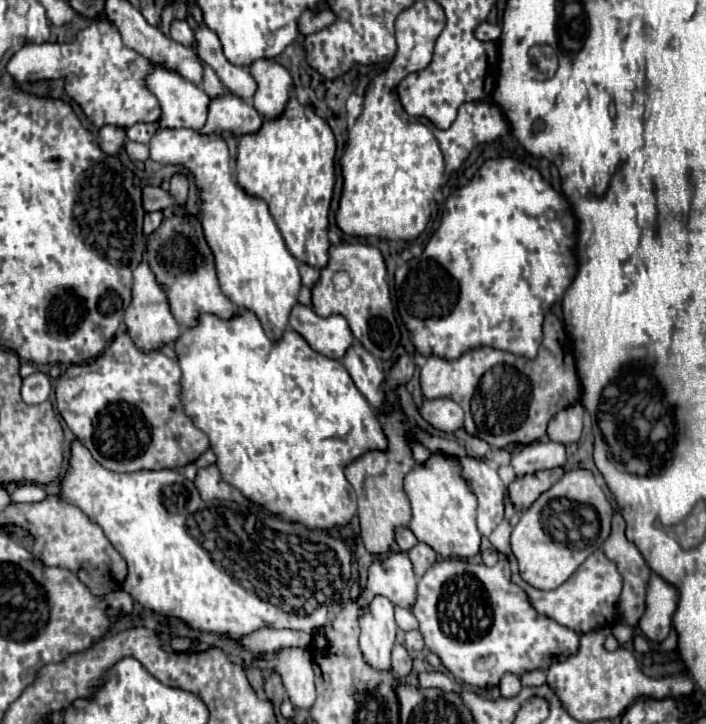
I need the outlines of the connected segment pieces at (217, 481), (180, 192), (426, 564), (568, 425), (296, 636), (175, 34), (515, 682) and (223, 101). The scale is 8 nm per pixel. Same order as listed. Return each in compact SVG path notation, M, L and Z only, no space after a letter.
M207 465L197 469L195 487L201 495L201 499L225 499L225 501L237 501L249 505L249 501L227 481L223 481L217 465Z
M175 173L171 177L171 191L173 191L173 197L177 199L177 203L185 203L185 199L188 197L189 181L184 173Z
M419 543L417 547L413 547L409 551L409 559L413 561L413 569L419 577L425 575L425 571L429 571L429 567L433 567L437 563L437 553L425 545L425 543Z
M575 403L565 411L559 411L549 423L549 429L547 429L549 439L563 445L577 443L583 429L583 415L585 415L585 409L581 403Z
M265 627L261 631L255 631L253 635L247 635L245 639L239 639L239 643L253 651L255 655L273 655L281 649L287 647L307 647L311 641L309 633L301 633L301 631L291 631L291 629L271 629Z
M175 19L175 21L171 23L171 37L173 37L177 43L185 45L185 47L197 49L195 31L189 27L189 23L187 23L187 21L179 21L179 19Z
M505 675L505 679L501 679L501 687L499 687L501 695L505 699L511 699L511 697L517 697L519 691L521 691L521 681L517 675Z
M227 93L221 99L211 101L209 105L209 117L203 133L219 133L221 129L233 133L235 137L257 133L263 125L263 117L257 113L253 105L249 105L243 99L237 99L237 95Z

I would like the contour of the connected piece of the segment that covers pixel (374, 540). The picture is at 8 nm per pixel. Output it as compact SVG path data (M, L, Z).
M403 355L403 357L399 357L395 367L385 377L385 389L389 393L391 405L395 407L395 411L391 415L379 415L379 421L381 421L385 435L389 439L389 451L387 453L369 451L345 469L345 477L349 479L349 483L353 485L353 489L357 493L363 545L375 557L389 553L389 549L395 541L395 531L399 527L407 527L409 519L411 519L411 505L409 505L409 499L405 497L405 491L403 491L403 479L415 467L407 439L405 439L405 431L411 427L411 423L405 423L405 415L399 411L399 401L397 401L393 389L401 383L407 383L413 377L413 371L415 371L413 355L411 357Z

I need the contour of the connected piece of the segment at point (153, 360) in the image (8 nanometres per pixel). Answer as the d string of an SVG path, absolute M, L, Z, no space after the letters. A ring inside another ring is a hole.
M127 333L115 335L113 343L93 363L71 365L57 379L55 397L57 409L67 427L105 469L117 473L131 473L141 469L175 469L193 463L205 449L209 449L209 437L197 429L191 417L183 411L181 367L159 351L139 351Z

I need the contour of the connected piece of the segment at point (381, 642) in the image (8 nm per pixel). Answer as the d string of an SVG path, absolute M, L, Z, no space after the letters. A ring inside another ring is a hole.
M385 597L373 599L373 603L363 611L359 627L359 643L365 663L377 671L391 671L391 647L397 631L393 603Z

